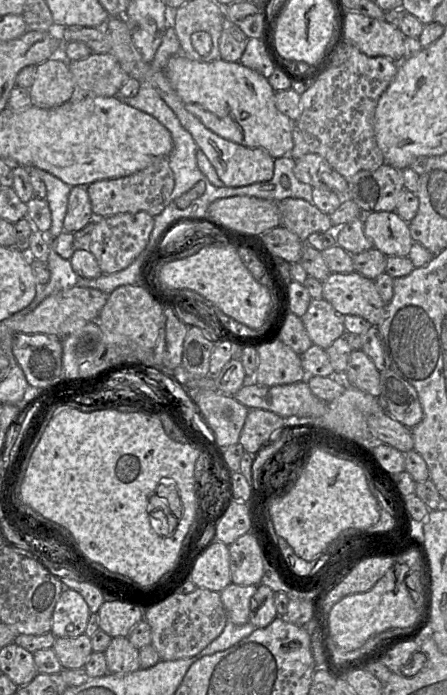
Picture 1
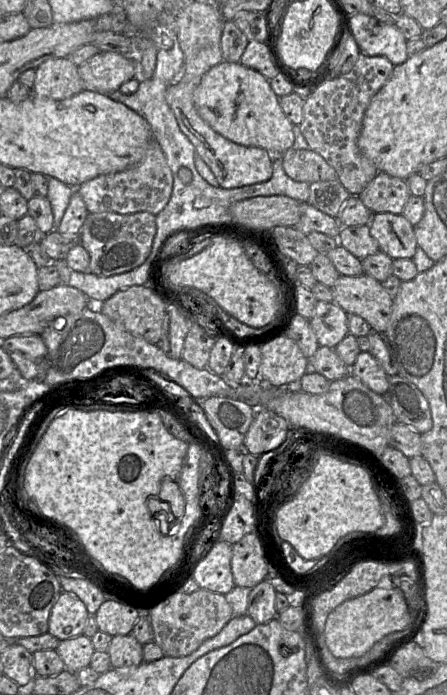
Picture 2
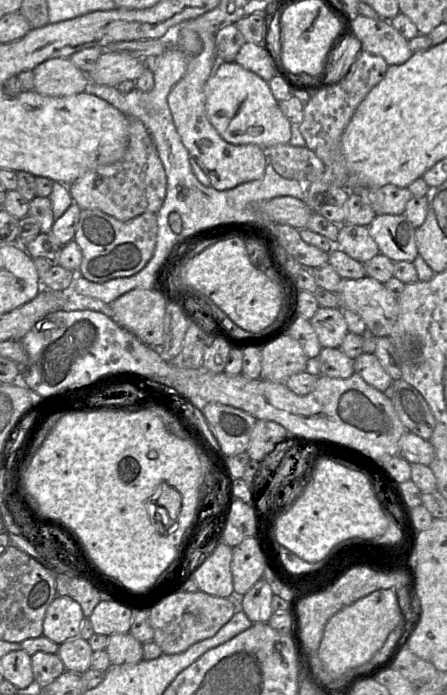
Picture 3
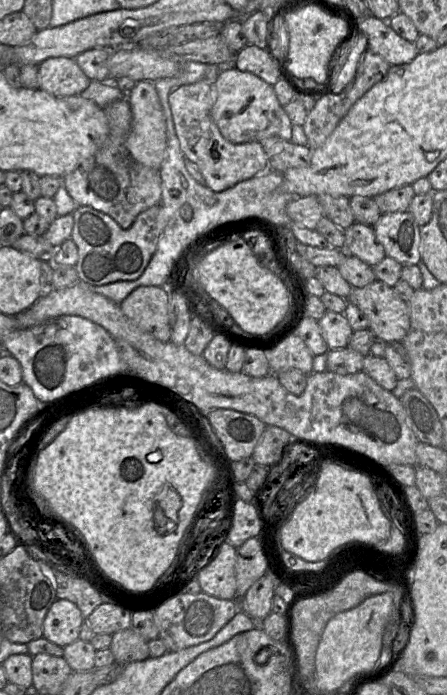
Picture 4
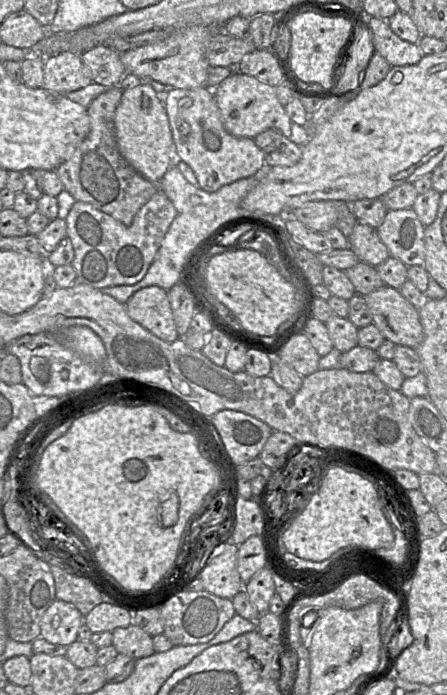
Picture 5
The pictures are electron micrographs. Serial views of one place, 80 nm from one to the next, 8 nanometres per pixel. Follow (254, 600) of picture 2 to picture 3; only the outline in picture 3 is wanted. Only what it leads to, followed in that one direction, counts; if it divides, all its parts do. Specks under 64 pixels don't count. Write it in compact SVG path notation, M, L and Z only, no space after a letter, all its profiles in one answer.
M265 579L258 580L240 598L240 608L253 623L267 623L273 614L273 592Z

